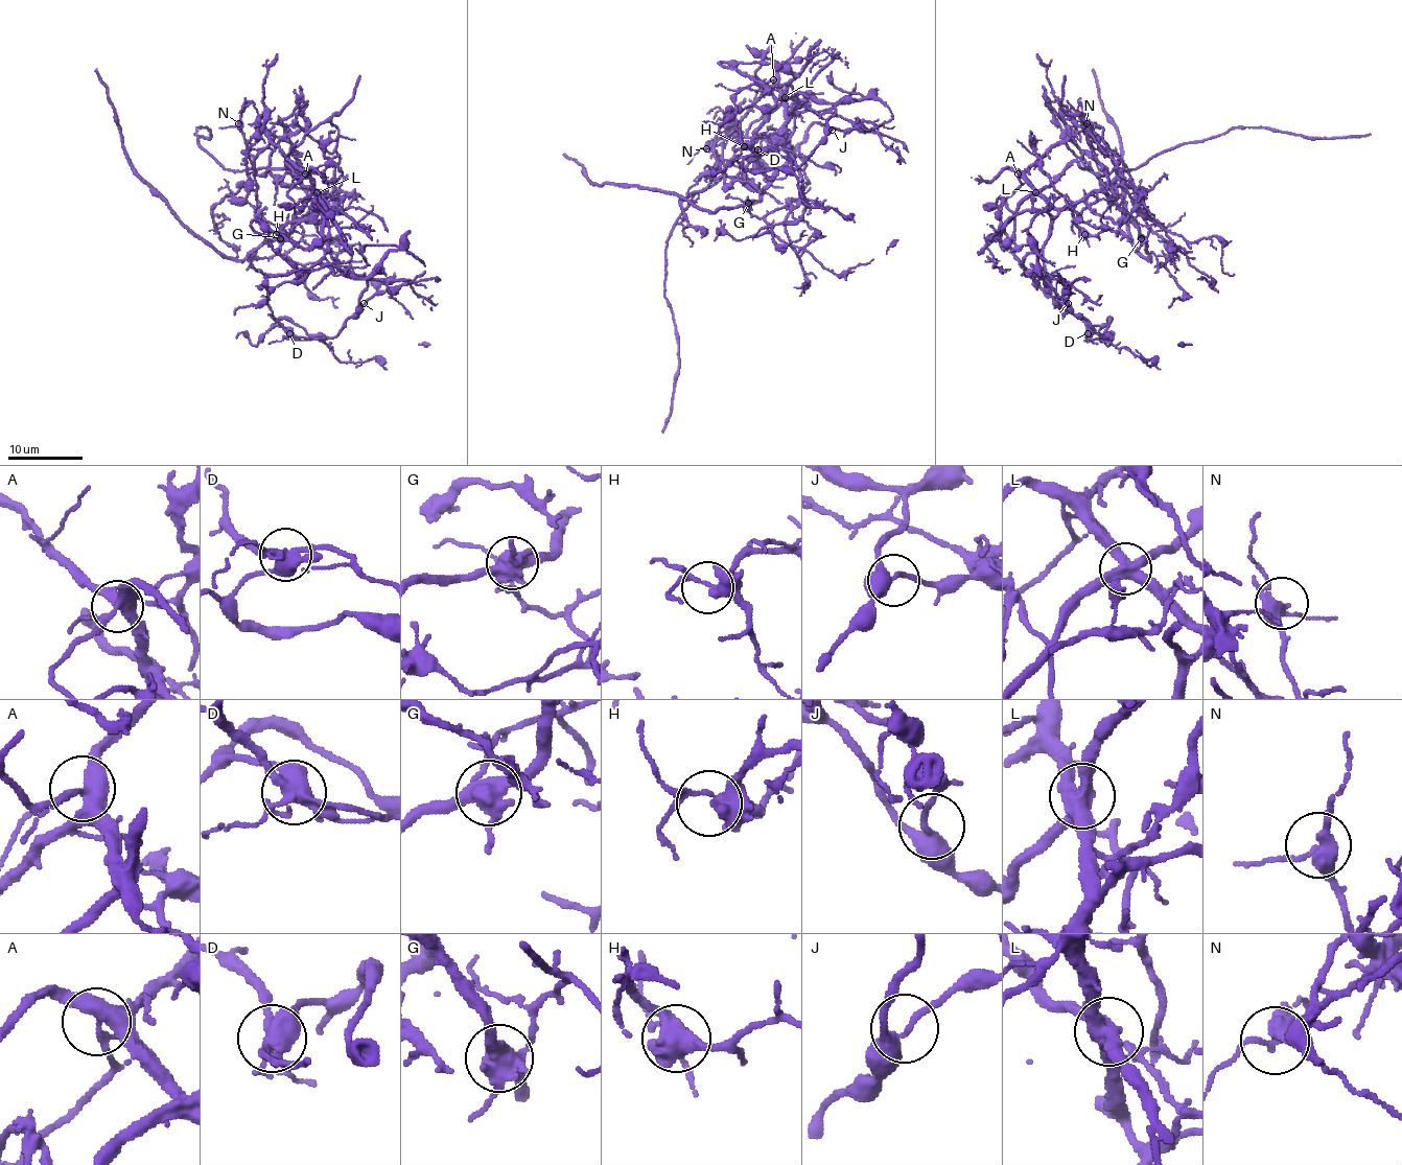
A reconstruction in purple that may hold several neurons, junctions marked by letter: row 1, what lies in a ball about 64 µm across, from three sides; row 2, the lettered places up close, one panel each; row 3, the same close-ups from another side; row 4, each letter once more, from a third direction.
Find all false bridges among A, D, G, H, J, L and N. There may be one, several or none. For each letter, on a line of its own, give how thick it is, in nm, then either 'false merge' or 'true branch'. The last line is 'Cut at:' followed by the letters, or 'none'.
A: calibre 420 nm; true branch
D: calibre 440 nm; false merge
G: calibre 500 nm; false merge
H: calibre 360 nm; true branch
J: calibre 320 nm; true branch
L: calibre 460 nm; false merge
N: calibre 360 nm; true branch
Cut at: D, G, L

